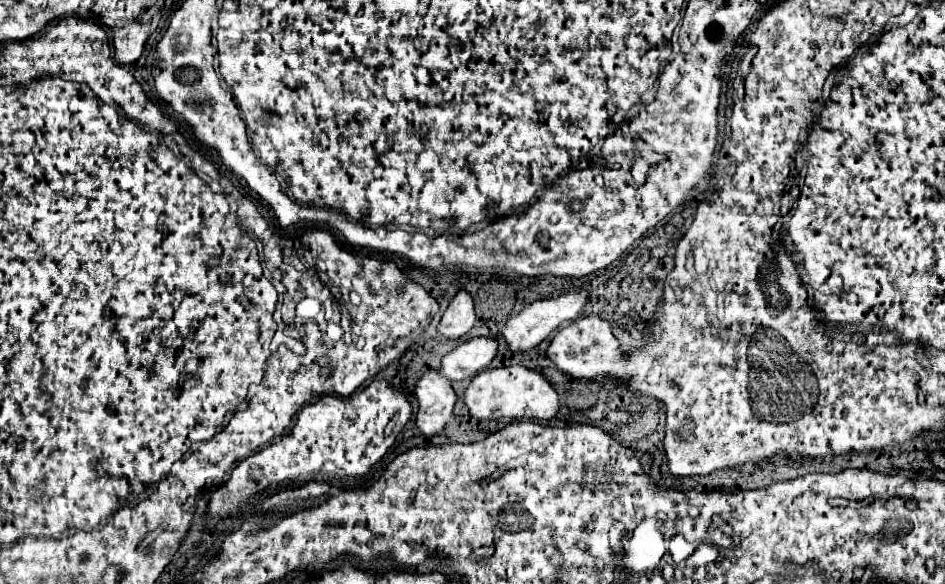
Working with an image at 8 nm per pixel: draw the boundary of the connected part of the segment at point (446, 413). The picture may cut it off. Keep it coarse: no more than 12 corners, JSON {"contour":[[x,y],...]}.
{"contour":[[439,371],[417,381],[419,431],[439,435],[457,401]]}

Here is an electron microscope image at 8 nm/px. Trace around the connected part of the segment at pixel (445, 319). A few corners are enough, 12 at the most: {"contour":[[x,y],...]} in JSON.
{"contour":[[459,291],[441,317],[439,333],[459,339],[475,325],[473,299]]}

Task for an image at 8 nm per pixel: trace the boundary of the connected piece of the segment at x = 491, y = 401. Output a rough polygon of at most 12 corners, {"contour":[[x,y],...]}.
{"contour":[[519,365],[485,369],[463,399],[479,421],[547,422],[559,397]]}

